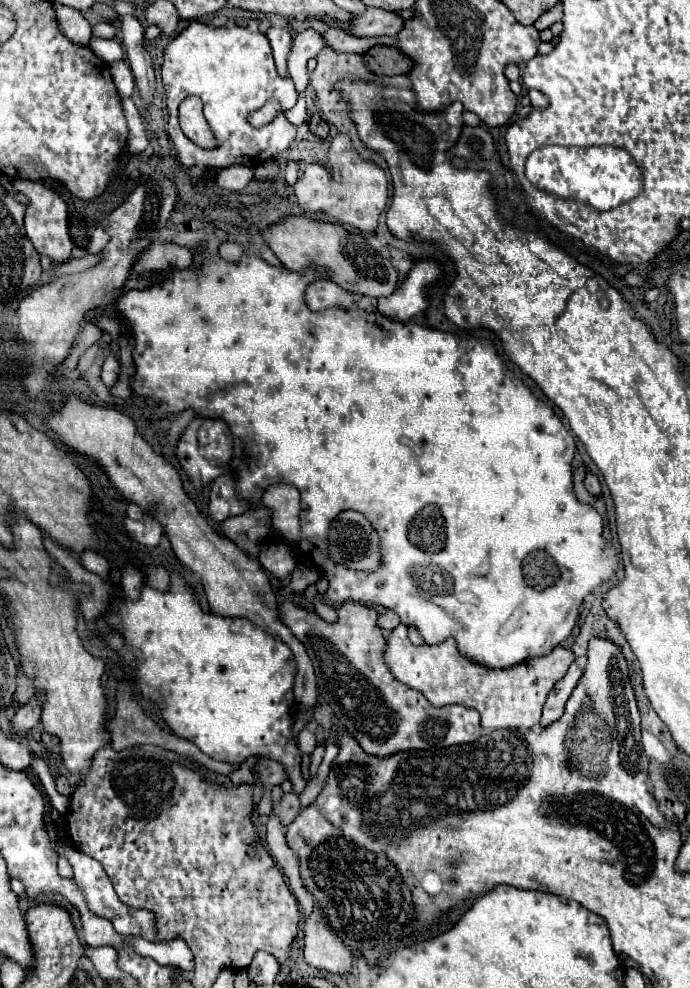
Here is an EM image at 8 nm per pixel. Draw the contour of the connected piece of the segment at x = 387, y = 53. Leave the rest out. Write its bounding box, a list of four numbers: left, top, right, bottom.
[362,46,412,76]

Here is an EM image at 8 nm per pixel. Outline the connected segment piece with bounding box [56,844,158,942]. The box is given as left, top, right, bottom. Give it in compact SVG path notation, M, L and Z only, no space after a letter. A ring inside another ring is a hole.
M56 846L58 854L64 854L68 858L68 862L72 864L74 868L74 878L76 882L82 886L84 890L84 896L88 900L88 906L94 914L110 920L114 924L114 930L118 934L126 934L126 936L140 936L140 938L146 938L150 942L158 942L158 928L156 928L156 916L152 912L146 912L146 910L136 910L136 908L128 908L126 904L120 902L120 898L116 896L114 888L112 888L112 882L108 880L108 874L104 872L102 864L92 860L90 856L86 856L84 852L76 850L74 846Z

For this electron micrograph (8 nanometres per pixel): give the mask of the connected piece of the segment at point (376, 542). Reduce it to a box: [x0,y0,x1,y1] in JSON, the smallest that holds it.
[328,510,382,572]

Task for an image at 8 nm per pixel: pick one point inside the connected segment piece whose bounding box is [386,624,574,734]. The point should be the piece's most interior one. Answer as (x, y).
(514, 697)

